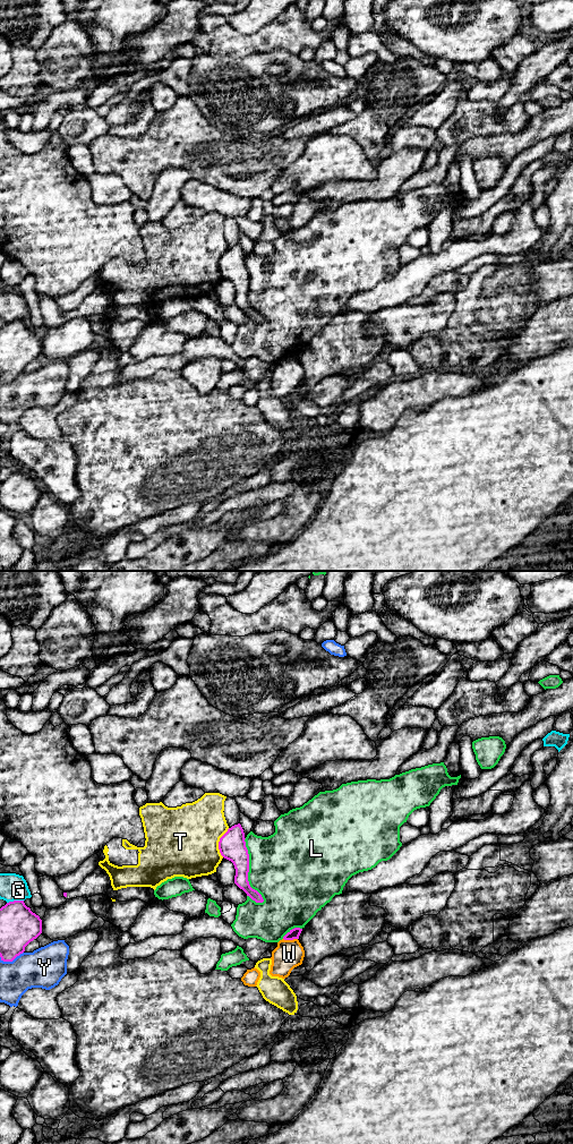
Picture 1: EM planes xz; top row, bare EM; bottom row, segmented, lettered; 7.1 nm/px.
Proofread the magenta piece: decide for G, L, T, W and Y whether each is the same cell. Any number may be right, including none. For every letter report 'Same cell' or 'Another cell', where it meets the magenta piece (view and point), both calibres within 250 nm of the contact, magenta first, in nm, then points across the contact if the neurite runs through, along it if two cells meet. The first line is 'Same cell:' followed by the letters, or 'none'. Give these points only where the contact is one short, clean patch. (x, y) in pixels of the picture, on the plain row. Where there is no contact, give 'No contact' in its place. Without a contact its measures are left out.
Same cell: none
G: Another cell. Touches magenta at xz (15, 321). Thickness 280 nm (magenta) against 190 nm
L: Another cell. Touches magenta at xz (248, 291). Thickness 190 nm (magenta) against 500 nm
T: Another cell. Touches magenta at xz (219, 263). Thickness 190 nm (magenta) against 500 nm
W: Another cell. Touches magenta at xz (290, 359). Thickness 70 nm (magenta) against 200 nm. Boundary: xz (283, 358), (297, 359)
Y: Another cell. Touches magenta at xz (11, 381). Thickness 280 nm (magenta) against 280 nm

